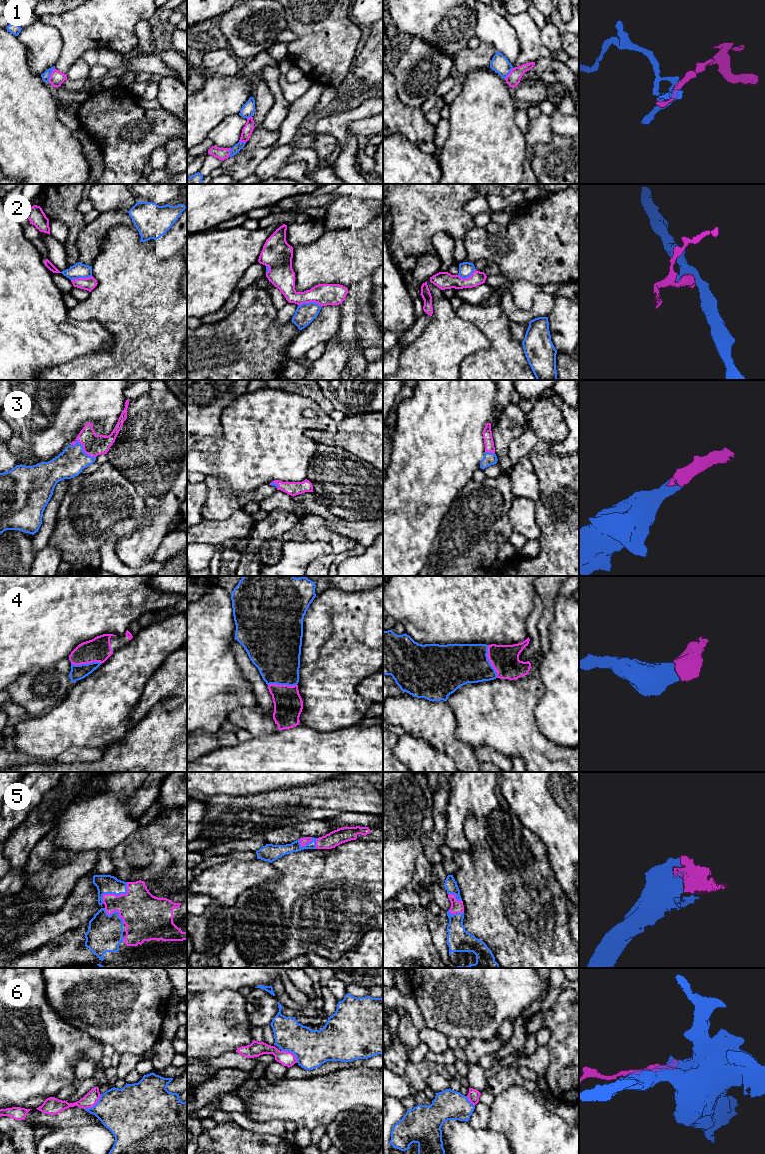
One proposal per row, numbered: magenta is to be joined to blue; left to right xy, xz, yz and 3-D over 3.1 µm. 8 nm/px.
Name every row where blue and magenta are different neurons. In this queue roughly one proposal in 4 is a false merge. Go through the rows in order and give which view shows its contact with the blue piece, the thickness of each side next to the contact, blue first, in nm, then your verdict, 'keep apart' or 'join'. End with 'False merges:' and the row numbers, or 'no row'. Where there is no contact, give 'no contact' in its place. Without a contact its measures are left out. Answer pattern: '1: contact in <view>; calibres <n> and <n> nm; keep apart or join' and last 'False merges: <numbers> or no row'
1: contact in xy; calibres 70 and 110 nm; keep apart
2: contact in xz; calibres 160 and 180 nm; keep apart
3: contact in xy; calibres 220 and 170 nm; join
4: contact in yz; calibres 340 and 220 nm; join
5: contact in xy; calibres 160 and 320 nm; join
6: contact in xz; calibres 300 and 120 nm; keep apart
False merges: 1, 2, 6

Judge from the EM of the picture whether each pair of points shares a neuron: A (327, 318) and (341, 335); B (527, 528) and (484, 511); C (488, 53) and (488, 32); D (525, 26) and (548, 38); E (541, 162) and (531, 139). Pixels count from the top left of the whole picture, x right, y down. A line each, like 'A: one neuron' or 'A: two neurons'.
A: two neurons
B: two neurons
C: two neurons
D: two neurons
E: two neurons

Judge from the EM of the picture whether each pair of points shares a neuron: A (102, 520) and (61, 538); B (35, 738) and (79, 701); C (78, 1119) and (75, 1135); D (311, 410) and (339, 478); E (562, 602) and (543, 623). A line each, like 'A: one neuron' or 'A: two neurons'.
A: one neuron
B: one neuron
C: two neurons
D: two neurons
E: two neurons

